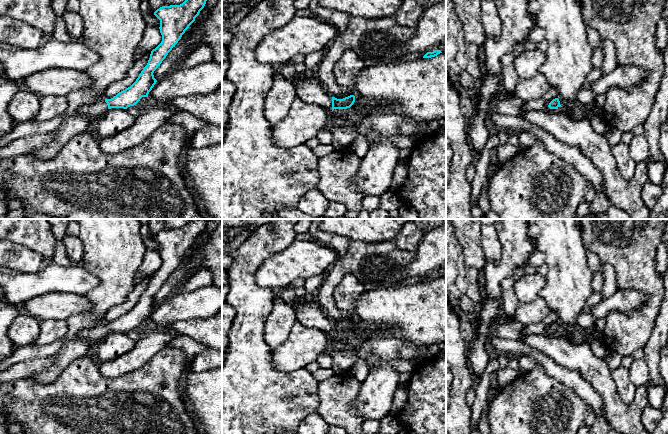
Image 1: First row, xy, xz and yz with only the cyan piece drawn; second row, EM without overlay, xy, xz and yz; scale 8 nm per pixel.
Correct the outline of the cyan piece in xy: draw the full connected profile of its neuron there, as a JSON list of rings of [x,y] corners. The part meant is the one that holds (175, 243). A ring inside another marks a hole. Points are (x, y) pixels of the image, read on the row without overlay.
[[[196,219],[187,222],[180,229],[162,230],[157,233],[154,239],[160,244],[162,265],[151,275],[148,287],[136,305],[111,323],[100,323],[91,329],[82,330],[79,337],[92,346],[111,332],[127,333],[136,329],[142,321],[148,321],[157,306],[153,299],[154,295],[195,245],[206,225],[205,219]]]

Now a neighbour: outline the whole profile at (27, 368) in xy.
[[[54,355],[45,358],[34,358],[13,364],[0,372],[0,383],[13,382],[25,377],[31,377],[44,368],[54,364]]]

